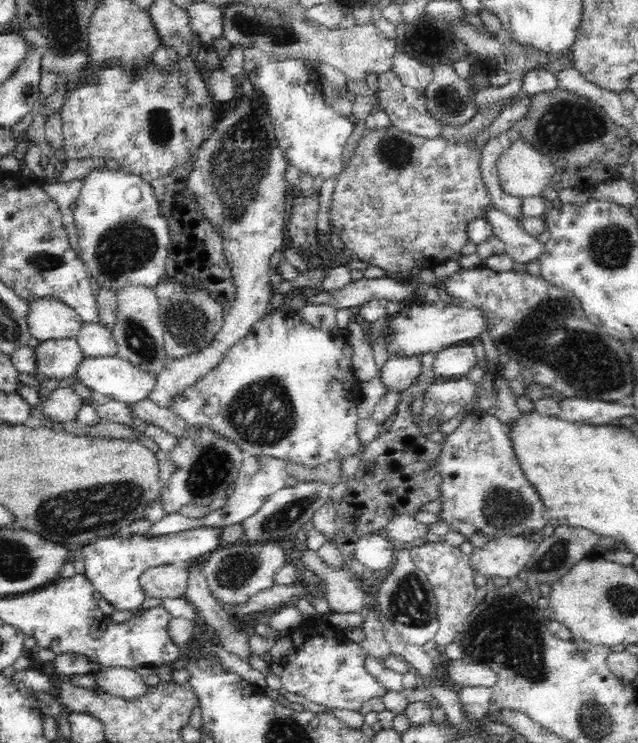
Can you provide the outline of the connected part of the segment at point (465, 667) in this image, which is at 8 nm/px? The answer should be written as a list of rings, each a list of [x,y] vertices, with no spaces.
[[[451,660],[447,666],[450,682],[463,687],[481,687],[492,689],[498,683],[494,670],[480,663],[465,660]]]

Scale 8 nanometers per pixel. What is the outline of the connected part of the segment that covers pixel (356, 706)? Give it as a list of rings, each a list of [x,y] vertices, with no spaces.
[[[302,626],[289,635],[290,650],[283,656],[282,670],[278,677],[282,692],[306,697],[306,699],[338,710],[360,710],[368,700],[383,698],[387,689],[380,680],[366,670],[367,652],[359,644],[340,644],[340,640],[324,640],[324,634]]]

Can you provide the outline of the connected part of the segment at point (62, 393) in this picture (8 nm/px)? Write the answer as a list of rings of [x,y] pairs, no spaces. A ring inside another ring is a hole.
[[[57,387],[50,392],[48,398],[43,402],[35,402],[40,413],[52,419],[54,424],[77,418],[78,411],[85,401],[74,388]]]

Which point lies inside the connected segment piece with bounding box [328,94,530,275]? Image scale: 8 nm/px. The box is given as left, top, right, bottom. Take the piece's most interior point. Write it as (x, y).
(403, 203)

